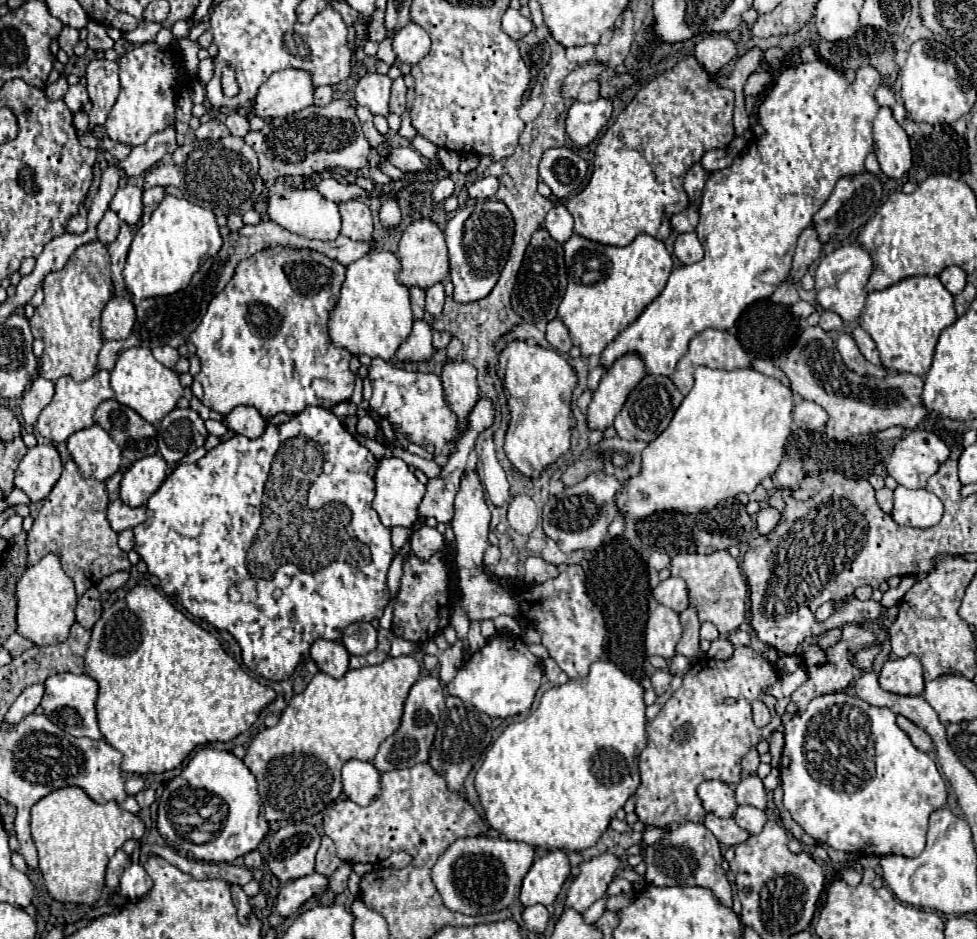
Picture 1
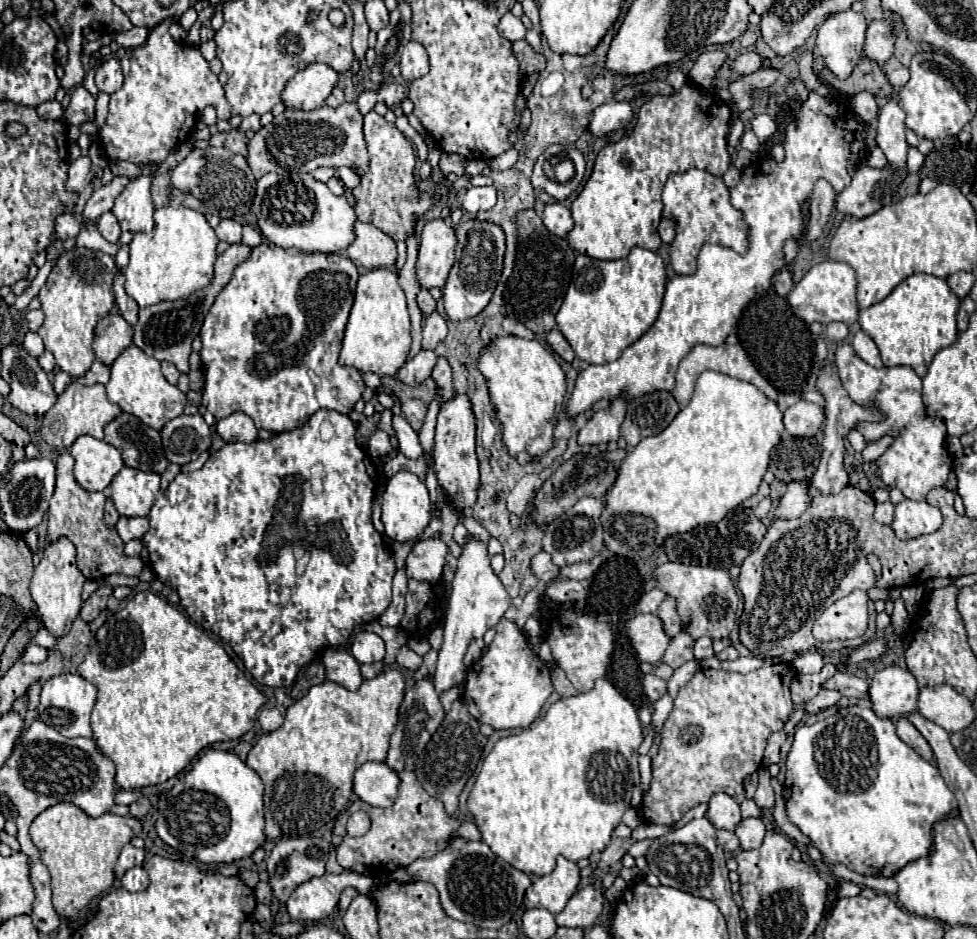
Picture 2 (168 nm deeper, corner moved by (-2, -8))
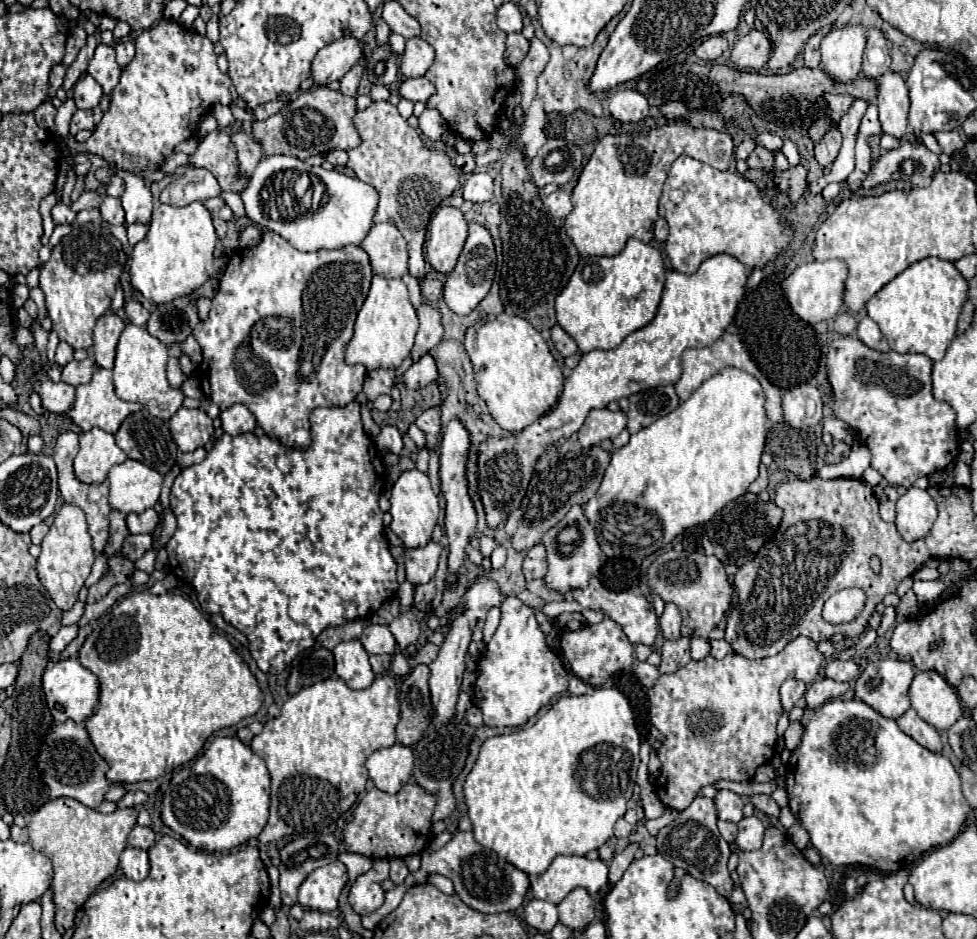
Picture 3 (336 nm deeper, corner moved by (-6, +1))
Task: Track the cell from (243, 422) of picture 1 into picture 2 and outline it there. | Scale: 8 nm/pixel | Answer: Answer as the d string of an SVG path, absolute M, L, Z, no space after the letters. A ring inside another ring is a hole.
M235 412L219 420L215 430L225 442L255 442L257 440L257 428L251 422L251 418L243 412Z

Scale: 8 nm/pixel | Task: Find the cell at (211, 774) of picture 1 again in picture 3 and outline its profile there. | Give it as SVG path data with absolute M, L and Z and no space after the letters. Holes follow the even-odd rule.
M217 737L203 751L203 755L197 757L191 771L195 777L185 779L185 783L181 783L183 789L173 789L171 797L163 797L161 819L169 829L189 841L193 847L209 853L239 847L263 831L269 813L269 771L265 761L255 755L245 743L241 743L239 737Z

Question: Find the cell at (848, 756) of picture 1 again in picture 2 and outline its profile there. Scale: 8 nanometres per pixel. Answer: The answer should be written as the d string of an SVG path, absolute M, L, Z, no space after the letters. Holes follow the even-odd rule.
M855 704L855 706L847 706L847 708L841 708L835 716L829 716L821 722L815 722L811 726L805 726L801 724L797 730L795 730L795 738L793 738L793 746L791 746L791 752L787 756L787 778L785 778L785 804L787 804L787 816L789 820L805 834L811 838L813 846L823 854L823 860L827 864L833 864L833 862L841 862L845 864L847 868L859 872L859 874L873 874L873 876L893 876L897 870L901 870L905 864L913 862L913 860L919 860L923 856L929 854L929 848L933 844L933 824L937 820L943 820L947 818L955 808L957 808L957 802L955 802L955 796L953 792L947 788L947 784L943 782L941 774L939 774L939 768L927 760L923 760L913 748L909 748L897 734L895 734L895 722L889 720L889 718L879 718L869 706L861 706L861 704Z

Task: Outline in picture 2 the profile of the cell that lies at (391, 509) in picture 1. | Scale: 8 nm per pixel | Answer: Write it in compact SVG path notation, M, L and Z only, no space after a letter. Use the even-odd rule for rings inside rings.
M397 472L395 476L389 478L385 494L383 494L381 520L385 526L385 534L397 542L415 540L427 528L427 524L431 520L431 498L419 476L415 476L411 472Z

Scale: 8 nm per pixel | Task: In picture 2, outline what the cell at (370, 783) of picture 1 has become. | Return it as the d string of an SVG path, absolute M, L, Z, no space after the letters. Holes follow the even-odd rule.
M365 762L355 770L353 794L369 806L385 808L397 798L399 778L383 762Z

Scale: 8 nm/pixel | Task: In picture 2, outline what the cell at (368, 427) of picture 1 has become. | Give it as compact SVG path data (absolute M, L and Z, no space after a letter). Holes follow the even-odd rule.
M375 430L371 434L371 438L369 438L369 452L371 452L371 456L375 456L375 458L387 456L391 450L393 450L393 446L389 442L389 436L383 430Z

